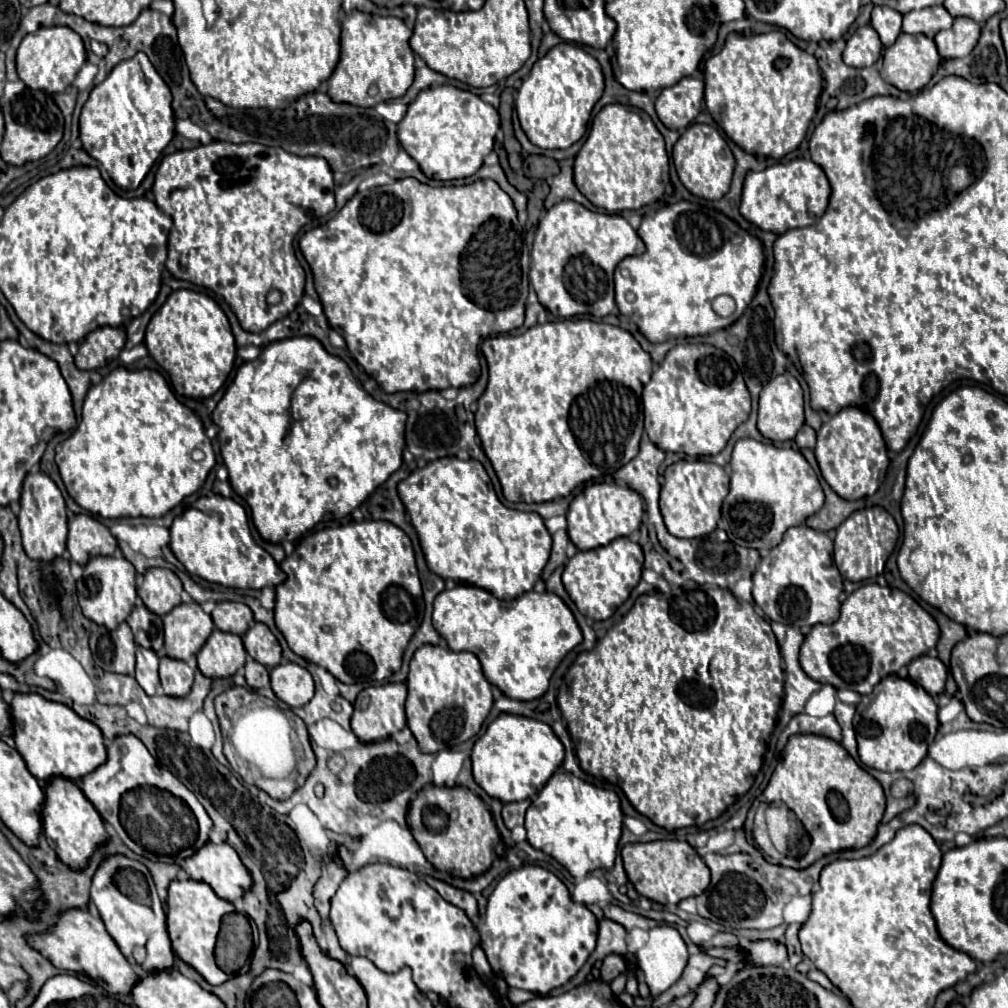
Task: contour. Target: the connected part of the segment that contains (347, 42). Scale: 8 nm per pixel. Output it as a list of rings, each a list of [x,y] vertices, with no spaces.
[[[351,11],[341,27],[341,61],[329,77],[329,97],[335,103],[375,107],[381,101],[405,95],[415,75],[413,49],[409,47],[413,31],[397,17],[381,17],[361,11]]]

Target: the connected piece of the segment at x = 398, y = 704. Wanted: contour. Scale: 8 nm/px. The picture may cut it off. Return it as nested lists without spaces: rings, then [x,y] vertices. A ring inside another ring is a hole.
[[[384,682],[383,685],[375,684],[363,689],[353,703],[351,715],[351,729],[357,735],[357,739],[361,743],[369,743],[391,737],[393,733],[401,731],[405,727],[405,699],[407,699],[405,683]]]

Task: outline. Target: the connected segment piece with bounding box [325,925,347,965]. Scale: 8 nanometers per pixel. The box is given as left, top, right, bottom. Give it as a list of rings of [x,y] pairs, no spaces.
[[[327,925],[327,929],[325,929],[325,935],[327,935],[327,953],[329,953],[333,959],[337,959],[337,961],[341,961],[341,963],[345,963],[345,965],[347,965],[345,951],[339,947],[337,935],[335,935],[335,931],[333,931],[333,927],[331,927],[331,925]]]

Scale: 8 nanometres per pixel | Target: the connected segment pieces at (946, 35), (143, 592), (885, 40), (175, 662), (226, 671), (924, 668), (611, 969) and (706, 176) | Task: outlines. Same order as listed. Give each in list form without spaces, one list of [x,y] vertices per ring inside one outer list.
[[[957,17],[951,29],[939,31],[935,35],[935,43],[943,59],[957,59],[973,51],[973,47],[979,41],[979,35],[981,35],[981,27],[973,19]]]
[[[159,567],[147,569],[137,587],[137,593],[143,599],[145,607],[159,617],[167,615],[173,607],[181,603],[181,591],[183,585],[179,577],[171,569]]]
[[[873,7],[871,13],[871,27],[877,31],[881,43],[889,47],[901,33],[901,13],[891,7]]]
[[[161,657],[161,665],[159,665],[159,677],[161,677],[161,685],[165,695],[169,697],[185,697],[191,691],[193,685],[193,675],[195,671],[179,659],[169,659],[169,657]]]
[[[215,629],[203,649],[197,653],[197,667],[209,679],[225,679],[235,675],[247,659],[247,651],[239,635]]]
[[[923,655],[919,659],[913,659],[907,669],[909,669],[909,679],[913,683],[919,683],[929,695],[943,693],[947,669],[937,657]]]
[[[609,955],[609,957],[603,959],[603,965],[601,965],[599,971],[601,971],[599,979],[603,983],[611,983],[619,973],[625,971],[625,961],[623,961],[621,955]]]
[[[701,123],[689,125],[673,147],[673,163],[675,163],[681,183],[693,195],[715,201],[715,199],[721,199],[729,191],[733,169],[735,169],[735,157],[715,127],[701,125]]]

